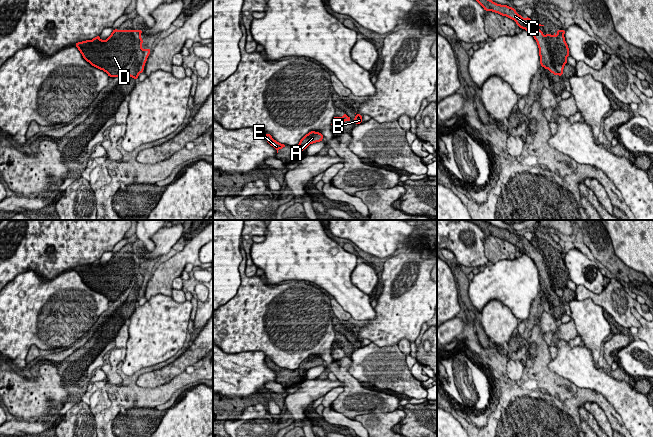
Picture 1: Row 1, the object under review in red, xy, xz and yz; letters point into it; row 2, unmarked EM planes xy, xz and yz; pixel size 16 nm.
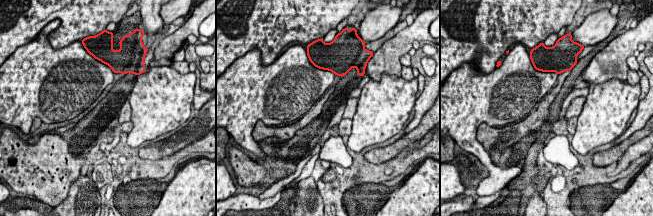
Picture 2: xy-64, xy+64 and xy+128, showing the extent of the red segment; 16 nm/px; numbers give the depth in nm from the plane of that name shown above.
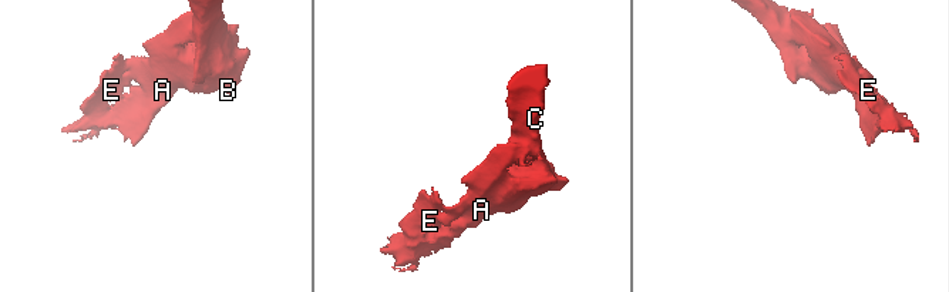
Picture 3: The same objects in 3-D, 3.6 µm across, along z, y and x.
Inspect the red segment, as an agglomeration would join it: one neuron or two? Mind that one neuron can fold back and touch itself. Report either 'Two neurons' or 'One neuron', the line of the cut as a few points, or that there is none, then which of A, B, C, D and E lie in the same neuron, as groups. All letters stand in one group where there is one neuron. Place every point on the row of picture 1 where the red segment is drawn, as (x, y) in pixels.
One neuron. No split. Groups: A B C D E

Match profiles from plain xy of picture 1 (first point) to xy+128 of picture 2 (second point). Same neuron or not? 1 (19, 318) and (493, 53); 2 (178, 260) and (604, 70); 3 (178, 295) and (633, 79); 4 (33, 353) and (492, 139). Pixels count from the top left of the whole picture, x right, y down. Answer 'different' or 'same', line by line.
1: different
2: same
3: same
4: same

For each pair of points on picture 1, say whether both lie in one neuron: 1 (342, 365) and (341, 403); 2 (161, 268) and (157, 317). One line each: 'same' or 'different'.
1: same
2: different

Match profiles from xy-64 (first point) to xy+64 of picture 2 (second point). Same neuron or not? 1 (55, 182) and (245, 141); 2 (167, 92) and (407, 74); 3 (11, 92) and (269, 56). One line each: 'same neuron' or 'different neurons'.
1: different neurons
2: different neurons
3: different neurons

